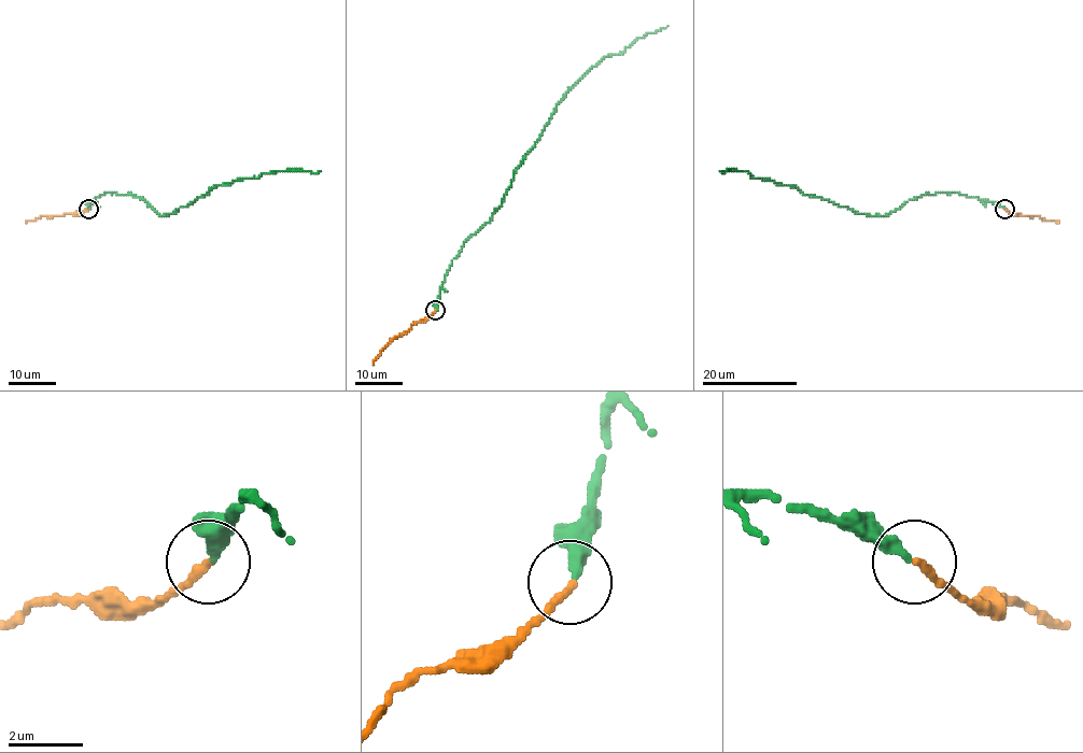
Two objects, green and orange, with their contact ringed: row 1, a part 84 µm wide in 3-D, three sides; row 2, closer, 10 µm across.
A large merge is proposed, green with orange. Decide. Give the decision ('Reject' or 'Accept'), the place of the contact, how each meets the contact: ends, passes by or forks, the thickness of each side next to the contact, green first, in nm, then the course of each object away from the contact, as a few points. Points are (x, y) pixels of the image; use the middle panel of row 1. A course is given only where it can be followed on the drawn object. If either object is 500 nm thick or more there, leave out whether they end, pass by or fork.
Accept. Place: (435, 310). At the ring green ends. At the ring orange ends. Thickness 320 nm (green) against 240 nm. Course of green: (435, 310), (449, 267), (500, 207), (514, 172), (566, 91), (604, 58), (667, 26). Course of orange: (435, 311), (396, 336), (373, 365)

